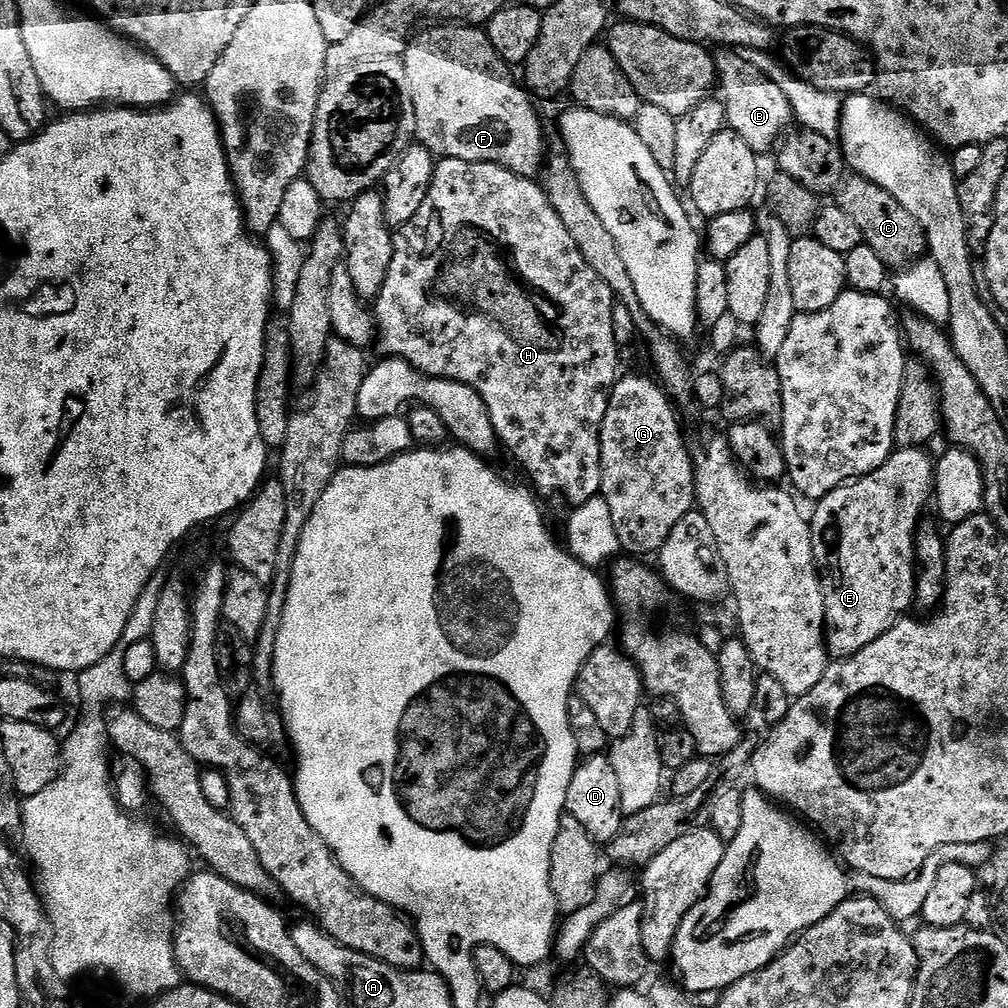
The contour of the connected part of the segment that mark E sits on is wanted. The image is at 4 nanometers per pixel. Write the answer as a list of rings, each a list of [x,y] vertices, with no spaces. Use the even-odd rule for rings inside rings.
[[[896,448],[882,466],[878,466],[870,474],[843,484],[842,487],[834,489],[830,494],[826,494],[821,500],[815,501],[816,513],[810,516],[812,530],[812,545],[814,546],[814,558],[816,559],[816,570],[820,574],[820,584],[824,588],[824,627],[826,629],[826,643],[828,654],[833,661],[848,660],[854,654],[858,654],[870,642],[882,638],[886,630],[893,628],[905,615],[907,608],[911,609],[914,604],[914,582],[916,581],[916,551],[914,542],[916,541],[916,528],[919,526],[922,517],[925,515],[924,507],[929,507],[934,496],[934,481],[936,478],[936,465],[933,457],[927,456],[924,448]]]

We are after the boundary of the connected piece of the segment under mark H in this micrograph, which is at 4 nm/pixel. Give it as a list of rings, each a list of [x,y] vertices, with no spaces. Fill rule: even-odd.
[[[441,159],[434,170],[434,178],[430,182],[430,190],[426,194],[426,202],[395,233],[392,245],[394,258],[390,262],[390,270],[386,274],[386,282],[380,295],[374,301],[374,319],[378,333],[378,348],[385,357],[397,356],[410,362],[419,372],[430,376],[446,378],[454,382],[466,382],[466,386],[474,386],[478,394],[482,394],[482,402],[486,402],[486,410],[490,414],[490,422],[494,422],[497,441],[508,447],[508,452],[524,467],[529,476],[531,487],[537,493],[557,492],[575,506],[590,498],[600,495],[602,482],[602,462],[600,461],[600,431],[606,418],[608,395],[618,379],[620,368],[621,345],[614,338],[614,322],[612,310],[614,297],[610,286],[594,274],[594,269],[578,254],[578,246],[574,246],[574,238],[562,226],[562,218],[550,206],[548,195],[535,179],[519,176],[497,164],[486,162],[466,162],[465,160]]]

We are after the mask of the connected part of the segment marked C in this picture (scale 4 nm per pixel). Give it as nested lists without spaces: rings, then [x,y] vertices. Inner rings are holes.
[[[849,175],[837,188],[834,203],[849,214],[858,228],[862,230],[864,243],[877,253],[878,258],[882,259],[888,269],[902,270],[927,253],[927,240],[921,224],[888,191],[882,190],[880,186],[867,180],[865,176]]]

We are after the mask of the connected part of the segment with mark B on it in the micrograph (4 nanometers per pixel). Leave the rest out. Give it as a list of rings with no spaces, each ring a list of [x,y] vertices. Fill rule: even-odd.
[[[720,50],[715,53],[718,96],[724,101],[726,124],[731,131],[740,135],[742,142],[758,154],[771,153],[778,141],[789,131],[793,123],[792,107],[786,102],[786,94],[778,90],[774,81],[750,66],[736,50]]]

